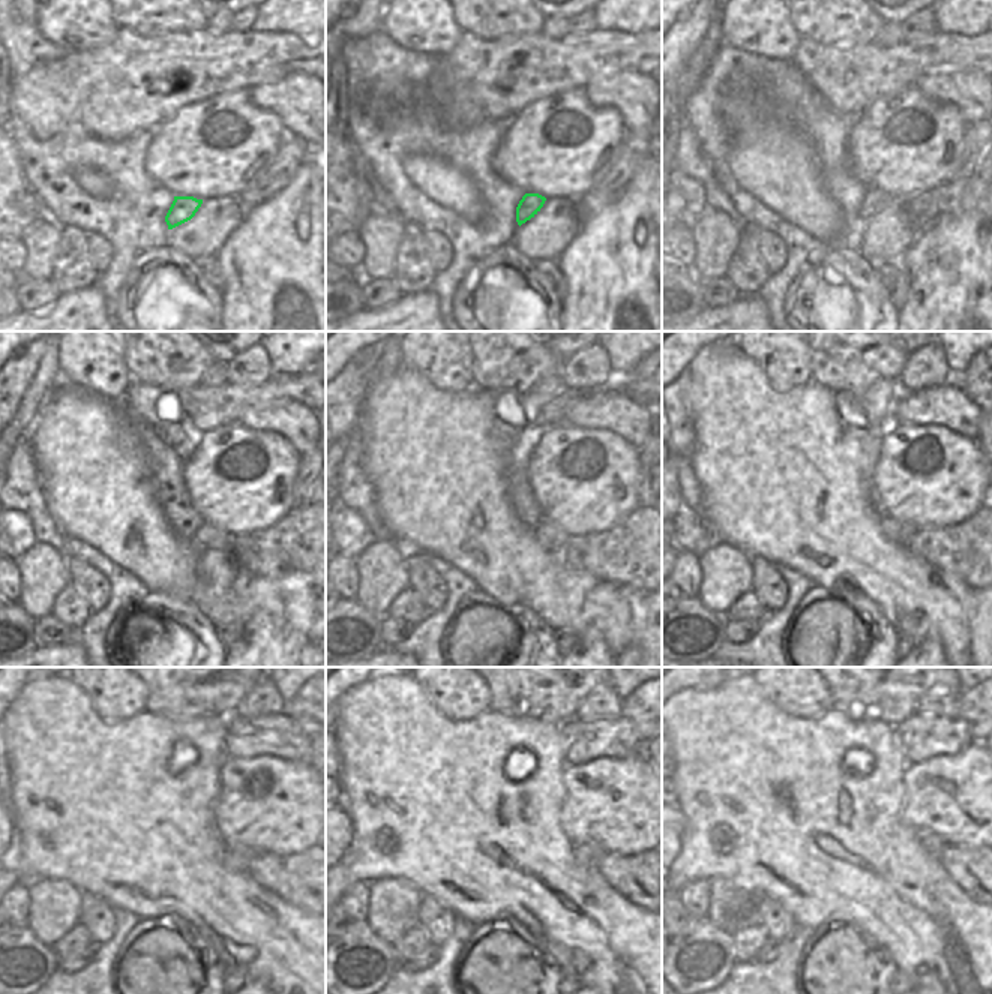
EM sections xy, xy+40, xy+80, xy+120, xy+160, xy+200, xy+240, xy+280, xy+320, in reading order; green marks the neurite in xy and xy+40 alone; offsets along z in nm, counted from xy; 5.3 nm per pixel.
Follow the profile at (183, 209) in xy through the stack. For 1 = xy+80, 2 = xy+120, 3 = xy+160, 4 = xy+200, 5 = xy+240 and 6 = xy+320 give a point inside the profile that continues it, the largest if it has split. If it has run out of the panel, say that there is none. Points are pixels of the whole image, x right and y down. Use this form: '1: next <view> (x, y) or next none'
1: next xy+80 (874, 200)
2: next xy+120 (207, 537)
3: next xy+160 (548, 535)
4: next xy+200 (899, 532)
5: next xy+240 (234, 858)
6: next xy+320 (932, 843)

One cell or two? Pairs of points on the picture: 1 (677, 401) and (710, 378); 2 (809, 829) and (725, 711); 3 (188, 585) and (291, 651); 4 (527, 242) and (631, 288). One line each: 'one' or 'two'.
1: two
2: one
3: two
4: two

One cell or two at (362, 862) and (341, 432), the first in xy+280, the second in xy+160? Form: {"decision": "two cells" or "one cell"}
{"decision": "two cells"}

